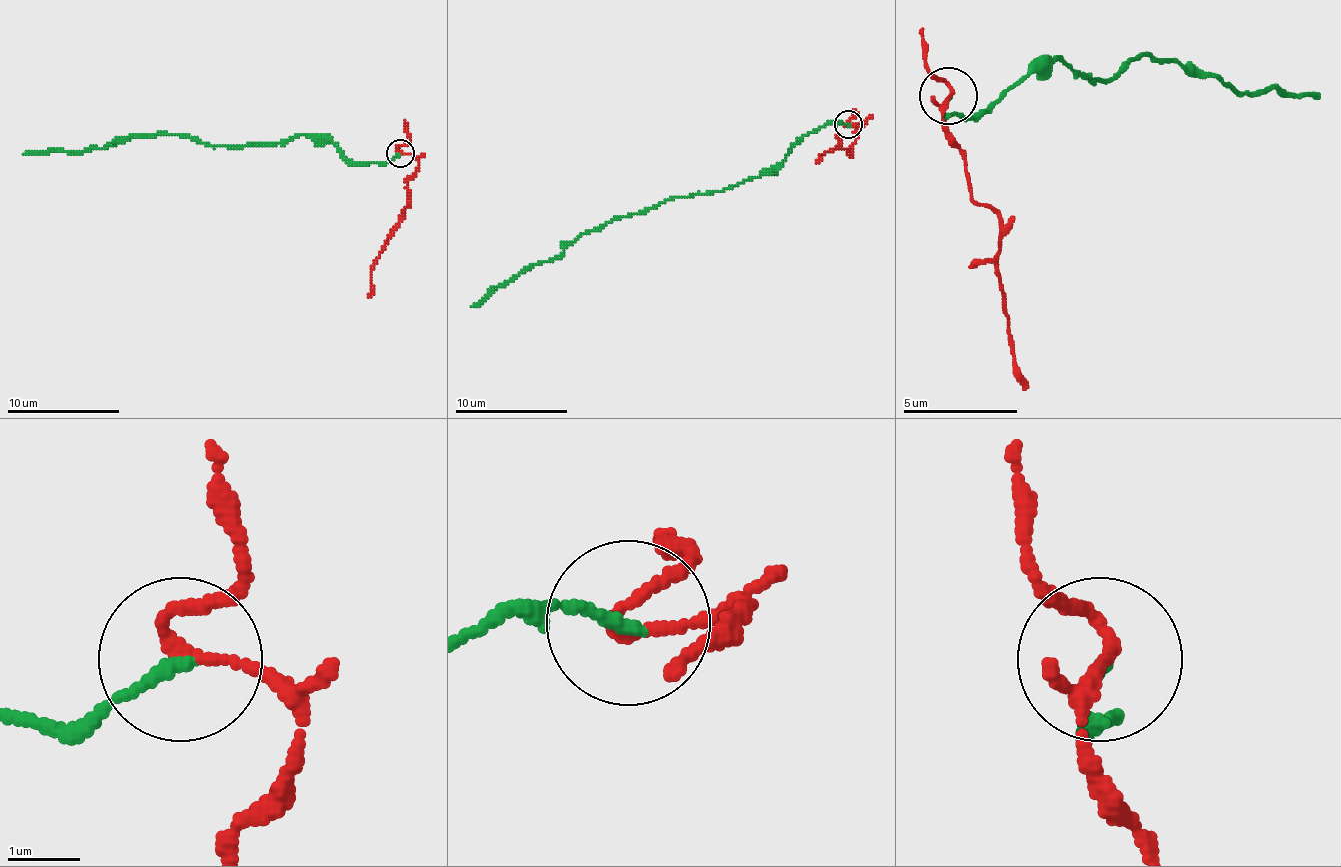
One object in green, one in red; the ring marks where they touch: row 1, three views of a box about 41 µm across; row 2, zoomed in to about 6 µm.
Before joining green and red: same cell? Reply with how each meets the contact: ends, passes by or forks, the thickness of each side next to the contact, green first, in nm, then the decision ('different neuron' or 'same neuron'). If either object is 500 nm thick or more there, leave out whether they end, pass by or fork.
green ends there; red passes by; 160 nm thick on the green side, 150 nm on the other; different neuron

